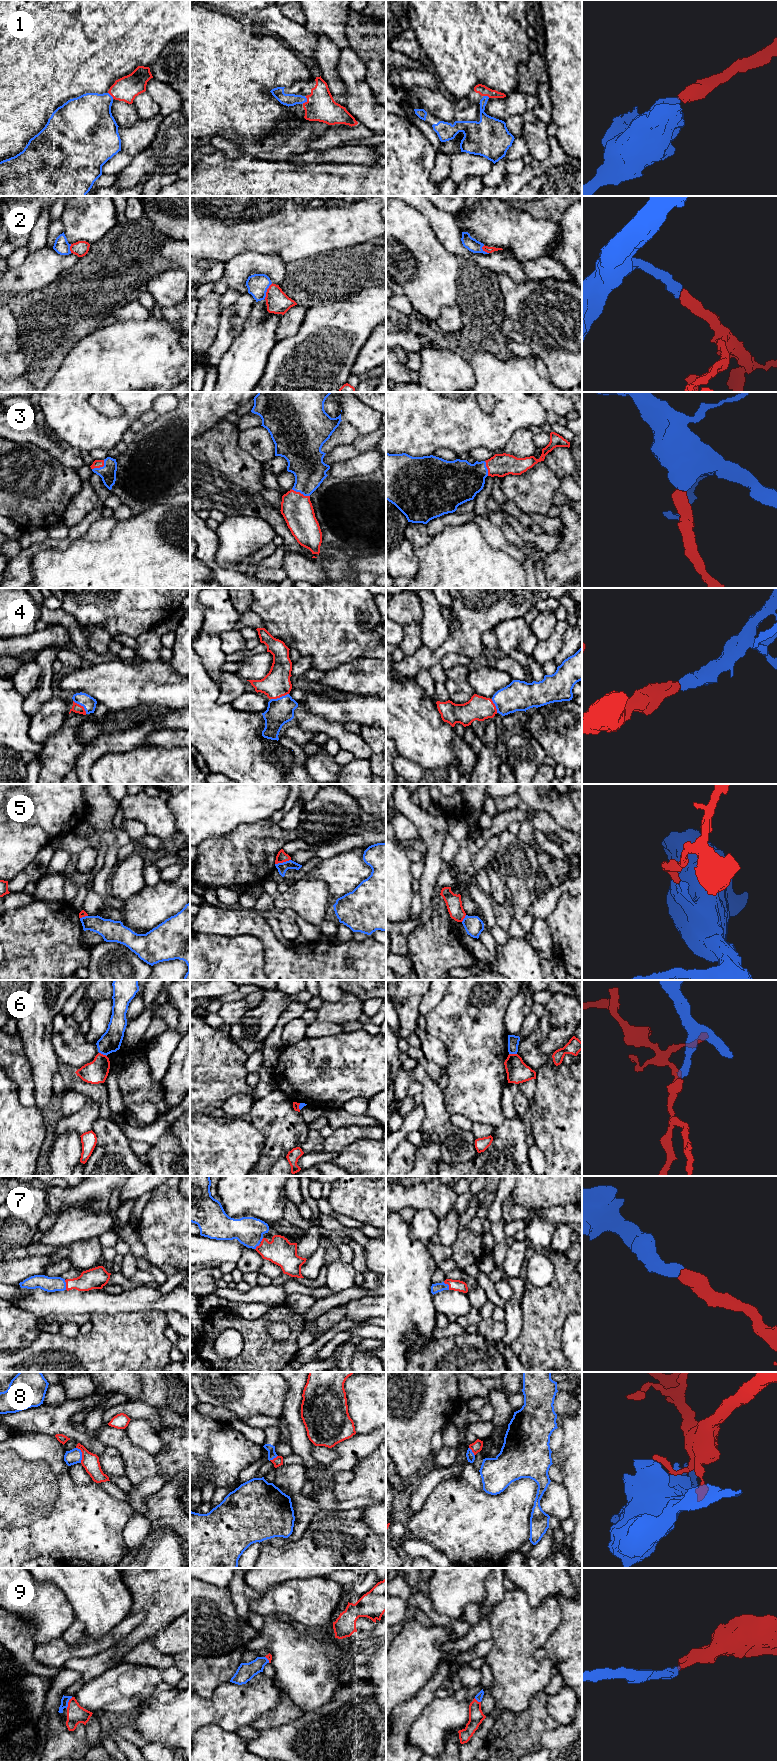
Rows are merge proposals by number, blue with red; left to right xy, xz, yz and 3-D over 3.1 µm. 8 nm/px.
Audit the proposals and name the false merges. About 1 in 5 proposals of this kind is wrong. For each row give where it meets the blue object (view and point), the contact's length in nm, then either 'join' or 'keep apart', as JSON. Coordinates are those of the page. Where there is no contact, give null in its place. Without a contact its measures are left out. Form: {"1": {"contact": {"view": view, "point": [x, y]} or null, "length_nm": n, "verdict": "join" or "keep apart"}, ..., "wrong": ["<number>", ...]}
{"1": {"contact": {"view": "xz", "point": [305, 101]}, "length_nm": 70, "verdict": "join"}, "2": {"contact": {"view": "xz", "point": [266, 291]}, "length_nm": 140, "verdict": "join"}, "3": {"contact": {"view": "xz", "point": [300, 492]}, "length_nm": 160, "verdict": "join"}, "4": {"contact": {"view": "xz", "point": [280, 697]}, "length_nm": 150, "verdict": "join"}, "5": {"contact": {"view": "xz", "point": [283, 862]}, "length_nm": 130, "verdict": "keep apart"}, "6": {"contact": {"view": "xy", "point": [103, 1054]}, "length_nm": 70, "verdict": "keep apart"}, "7": {"contact": {"view": "xy", "point": [65, 1285]}, "length_nm": 80, "verdict": "join"}, "8": {"contact": {"view": "xy", "point": [81, 1454]}, "length_nm": 130, "verdict": "keep apart"}, "9": {"contact": {"view": "xy", "point": [67, 1703]}, "length_nm": 110, "verdict": "join"}, "wrong": ["5", "6", "8"]}

